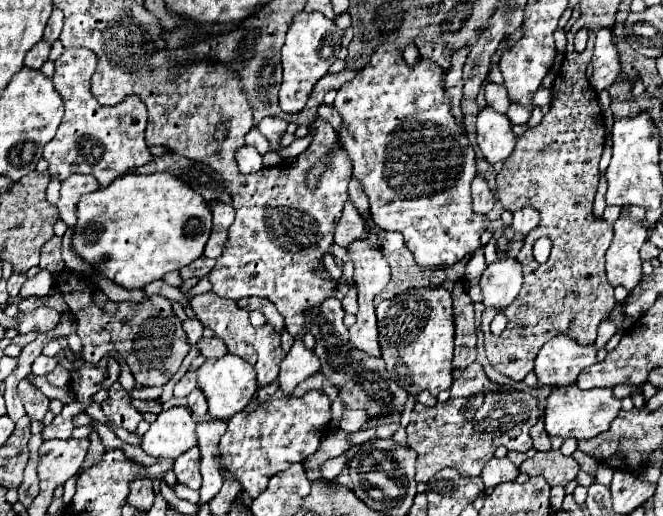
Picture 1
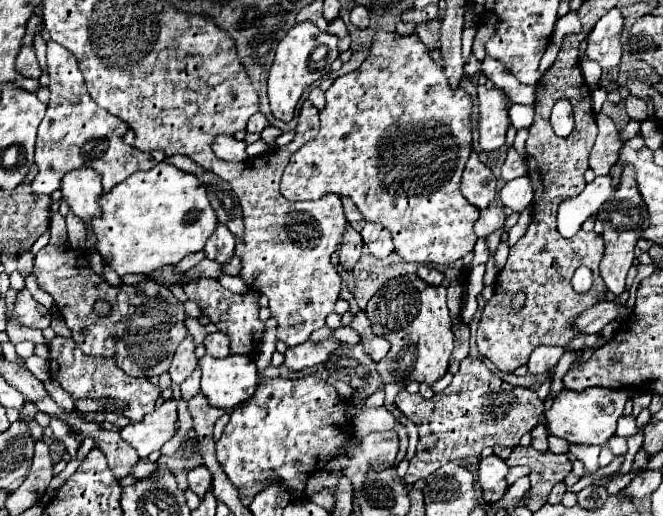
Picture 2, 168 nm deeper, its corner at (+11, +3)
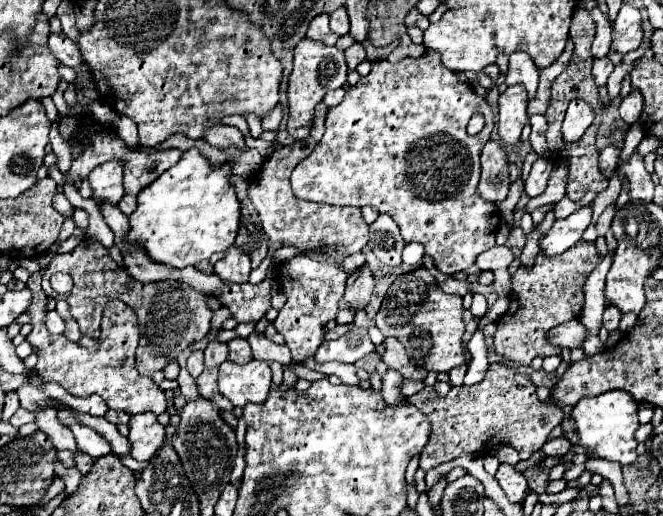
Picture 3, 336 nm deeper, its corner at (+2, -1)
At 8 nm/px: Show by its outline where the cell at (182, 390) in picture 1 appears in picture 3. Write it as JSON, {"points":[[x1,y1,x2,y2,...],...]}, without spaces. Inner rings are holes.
{"points":[[193,351,191,355,189,355,189,359,187,359,187,369,189,369,189,373,191,373,191,377,199,377,201,375,201,371,203,371,203,351]]}

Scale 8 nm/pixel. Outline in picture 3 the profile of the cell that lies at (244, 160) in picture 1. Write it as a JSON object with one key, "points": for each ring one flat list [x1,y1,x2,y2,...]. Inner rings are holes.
{"points":[[219,125,219,127,209,127,209,131,203,135,203,139,219,149,227,149,231,145,237,145,241,149,245,149,245,141,243,141,243,133,237,127,229,127,229,125]]}

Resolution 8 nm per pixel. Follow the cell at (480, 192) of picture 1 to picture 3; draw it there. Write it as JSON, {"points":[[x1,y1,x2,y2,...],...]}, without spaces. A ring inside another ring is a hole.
{"points":[[489,141,481,153,479,193,483,199,499,205,509,191,509,159,497,141]]}

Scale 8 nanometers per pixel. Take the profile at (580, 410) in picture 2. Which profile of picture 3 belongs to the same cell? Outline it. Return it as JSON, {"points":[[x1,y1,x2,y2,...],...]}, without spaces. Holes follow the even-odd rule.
{"points":[[609,391,597,397,585,397,573,407,573,419,579,431,579,445,593,449,599,457,633,465,637,463,637,441,635,431,639,427,637,401,627,391]]}

